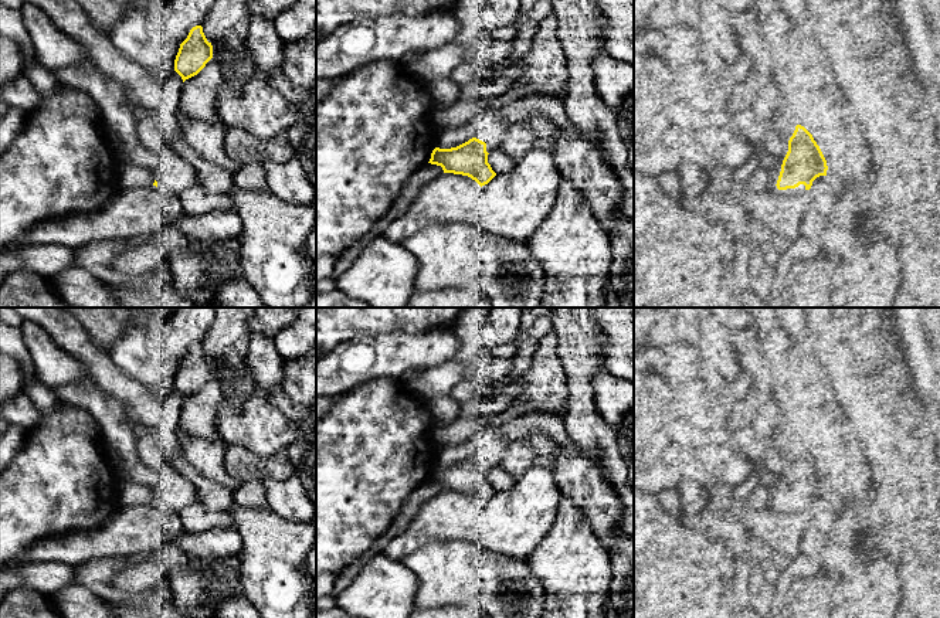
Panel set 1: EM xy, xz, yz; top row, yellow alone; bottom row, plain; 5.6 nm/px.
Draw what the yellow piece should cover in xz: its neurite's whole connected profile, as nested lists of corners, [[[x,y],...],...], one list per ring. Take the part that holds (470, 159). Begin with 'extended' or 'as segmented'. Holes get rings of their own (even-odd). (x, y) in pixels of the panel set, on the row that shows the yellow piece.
extended; [[[502,108],[474,115],[471,123],[472,139],[451,149],[435,147],[428,163],[441,166],[444,173],[468,176],[482,187],[496,176],[488,163],[488,154],[499,149],[512,123],[502,118]]]

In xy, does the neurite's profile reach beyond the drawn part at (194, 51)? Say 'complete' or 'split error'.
complete

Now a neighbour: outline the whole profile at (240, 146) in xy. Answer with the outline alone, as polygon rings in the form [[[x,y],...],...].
[[[227,130],[224,135],[224,150],[238,164],[264,163],[265,160],[286,162],[295,157],[286,132],[264,140],[242,130]]]

